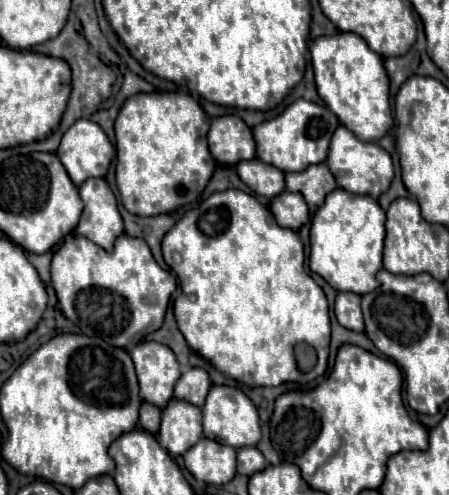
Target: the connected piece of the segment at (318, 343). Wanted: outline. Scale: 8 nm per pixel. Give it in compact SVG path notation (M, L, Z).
M242 190L214 192L168 230L162 240L162 254L180 280L180 294L174 300L178 330L188 346L216 370L250 388L288 382L304 386L326 372L331 322L324 290L304 270L304 246L298 234L280 228L270 210L254 196Z

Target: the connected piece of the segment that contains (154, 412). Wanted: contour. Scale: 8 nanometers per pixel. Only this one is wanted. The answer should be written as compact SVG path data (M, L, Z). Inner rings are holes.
M144 402L142 408L140 408L140 426L146 430L146 432L152 432L156 434L158 428L160 428L160 408L156 408L154 404L148 404Z

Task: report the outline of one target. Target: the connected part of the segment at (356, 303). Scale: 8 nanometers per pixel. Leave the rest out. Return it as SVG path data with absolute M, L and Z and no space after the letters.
M338 292L336 306L334 306L336 320L352 330L352 332L364 332L364 320L360 312L360 296L352 292Z

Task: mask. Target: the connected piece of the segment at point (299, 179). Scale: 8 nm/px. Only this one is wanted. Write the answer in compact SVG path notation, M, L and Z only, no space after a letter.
M314 164L304 172L286 174L286 188L290 192L302 194L308 208L316 210L320 204L324 204L324 196L336 190L336 180L326 164Z

